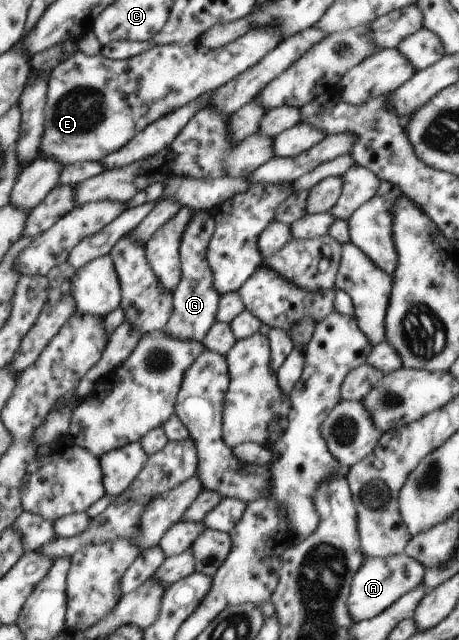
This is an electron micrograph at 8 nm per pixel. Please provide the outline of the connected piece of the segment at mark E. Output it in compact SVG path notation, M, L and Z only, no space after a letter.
M265 25L253 27L233 42L214 49L197 41L159 45L127 60L110 59L105 54L87 56L82 51L77 52L57 66L47 78L46 123L40 154L59 161L65 167L85 161L102 161L108 154L125 146L152 122L185 106L207 91L215 91L255 66L280 43L281 38L282 34L273 25Z

